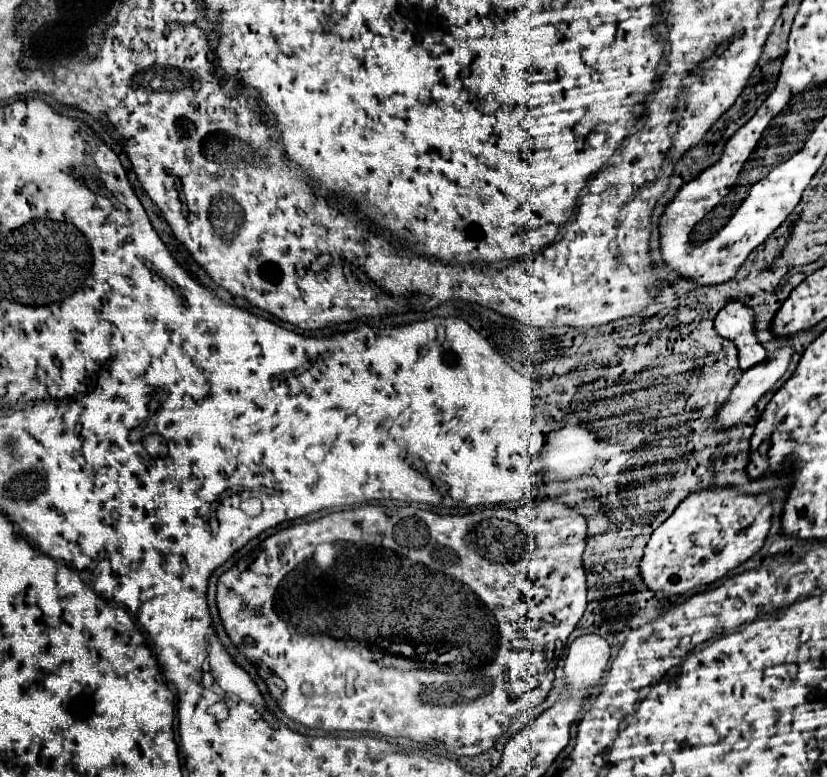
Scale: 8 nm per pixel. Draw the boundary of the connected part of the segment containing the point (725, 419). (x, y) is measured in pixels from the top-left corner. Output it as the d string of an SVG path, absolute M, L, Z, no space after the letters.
M777 348L773 352L773 358L767 356L763 362L743 372L741 380L735 384L729 396L729 402L719 410L717 420L723 426L733 426L739 418L743 418L743 414L751 410L759 398L769 392L773 384L785 374L793 352L793 348Z

